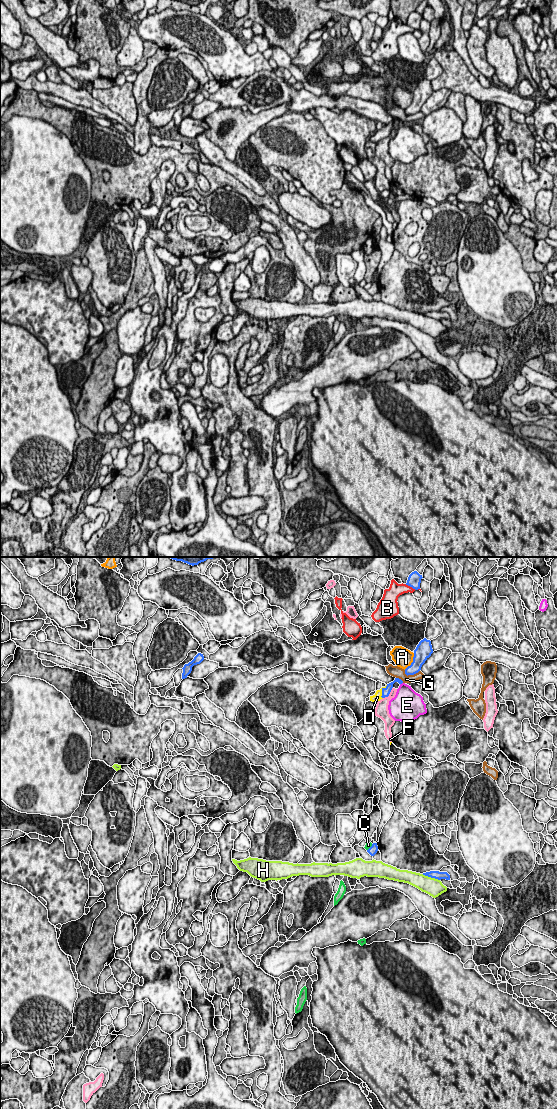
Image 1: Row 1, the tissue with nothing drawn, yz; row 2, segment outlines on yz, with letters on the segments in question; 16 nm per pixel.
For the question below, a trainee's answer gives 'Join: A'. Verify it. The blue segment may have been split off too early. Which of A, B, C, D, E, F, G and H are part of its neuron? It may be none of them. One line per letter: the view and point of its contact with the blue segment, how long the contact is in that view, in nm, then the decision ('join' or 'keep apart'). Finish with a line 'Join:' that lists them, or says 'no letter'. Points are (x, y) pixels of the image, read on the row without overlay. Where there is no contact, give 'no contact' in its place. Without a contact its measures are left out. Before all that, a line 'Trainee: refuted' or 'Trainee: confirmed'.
Trainee: refuted
A: meets blue in yz at (412, 102); contact 320 nm long; keep apart
B: meets blue in yz at (410, 26); contact 190 nm long; keep apart
C: meets blue in yz at (370, 287); contact 140 nm long; keep apart
D: meets blue in yz at (382, 131); contact 240 nm long; keep apart
E: meets blue in yz at (401, 123); contact 60 nm long; keep apart
F: meets blue in yz at (389, 133); contact 240 nm long; keep apart
G: meets blue in yz at (411, 114); contact 260 nm long; keep apart
H: meets blue in yz at (431, 317); contact 300 nm long; keep apart
Join: no letter

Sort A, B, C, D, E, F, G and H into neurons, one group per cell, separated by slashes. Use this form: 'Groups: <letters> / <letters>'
Groups: A / B / C / D / E / F / G / H

